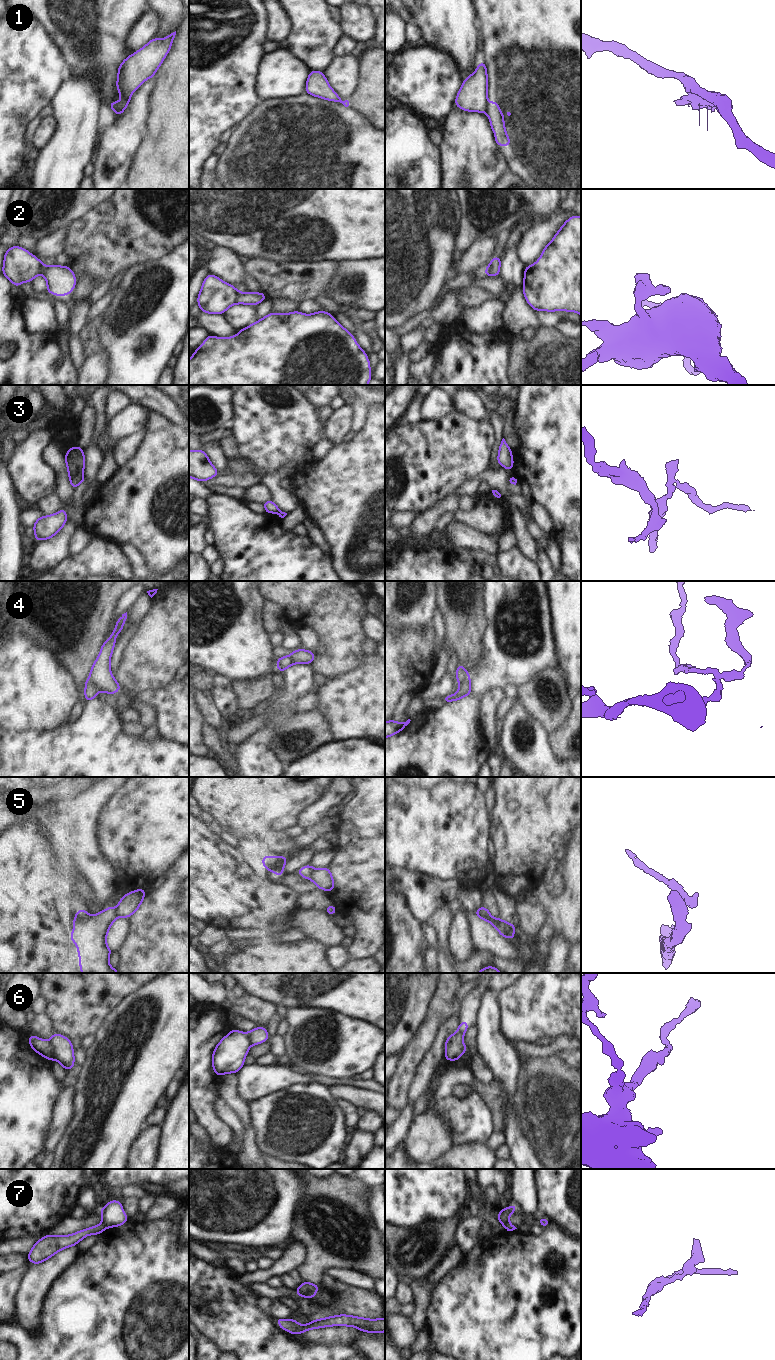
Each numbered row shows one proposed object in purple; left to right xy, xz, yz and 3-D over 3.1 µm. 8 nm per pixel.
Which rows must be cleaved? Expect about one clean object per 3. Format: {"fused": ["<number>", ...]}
{"fused": ["1", "2", "3", "4", "5", "6", "7"]}

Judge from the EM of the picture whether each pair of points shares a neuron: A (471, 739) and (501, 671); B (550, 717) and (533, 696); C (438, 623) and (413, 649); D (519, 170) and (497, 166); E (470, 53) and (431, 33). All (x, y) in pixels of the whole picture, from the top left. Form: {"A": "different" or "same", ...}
{"A": "same", "B": "same", "C": "different", "D": "different", "E": "same"}

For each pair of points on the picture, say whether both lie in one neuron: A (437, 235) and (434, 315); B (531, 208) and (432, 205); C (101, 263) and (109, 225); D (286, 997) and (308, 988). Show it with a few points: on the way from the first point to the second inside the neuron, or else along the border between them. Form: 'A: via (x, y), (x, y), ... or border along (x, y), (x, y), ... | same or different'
A: border along (431, 308), (414, 315), (410, 319) | different
B: border along (459, 199), (461, 207), (460, 229) | different
C: via (101, 254), (101, 245), (109, 237), (109, 234) | same
D: via (291, 992), (295, 988), (303, 988) | same

